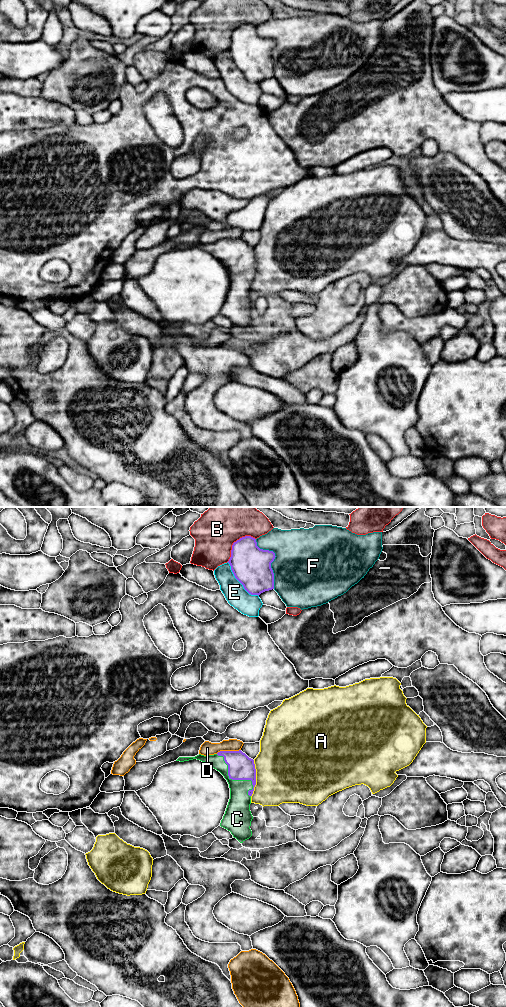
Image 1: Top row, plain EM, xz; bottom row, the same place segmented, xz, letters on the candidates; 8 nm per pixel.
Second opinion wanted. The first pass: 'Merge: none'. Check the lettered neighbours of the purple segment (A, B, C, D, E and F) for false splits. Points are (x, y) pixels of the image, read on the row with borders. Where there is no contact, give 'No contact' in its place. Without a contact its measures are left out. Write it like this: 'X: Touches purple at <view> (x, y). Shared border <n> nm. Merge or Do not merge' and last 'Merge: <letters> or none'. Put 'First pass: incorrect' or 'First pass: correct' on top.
First pass: incorrect
A: Touches purple at xz (255, 778). Shared border 300 nm. Do not merge
B: Touches purple at xz (236, 541). Shared border 300 nm. Do not merge
C: Touches purple at xz (235, 779). Shared border 440 nm. Merge
D: Touches purple at xz (228, 751). Shared border 200 nm. Do not merge
E: Touches purple at xz (239, 581). Shared border 380 nm. Do not merge
F: Touches purple at xz (274, 558). Shared border 420 nm. Do not merge
Merge: C

